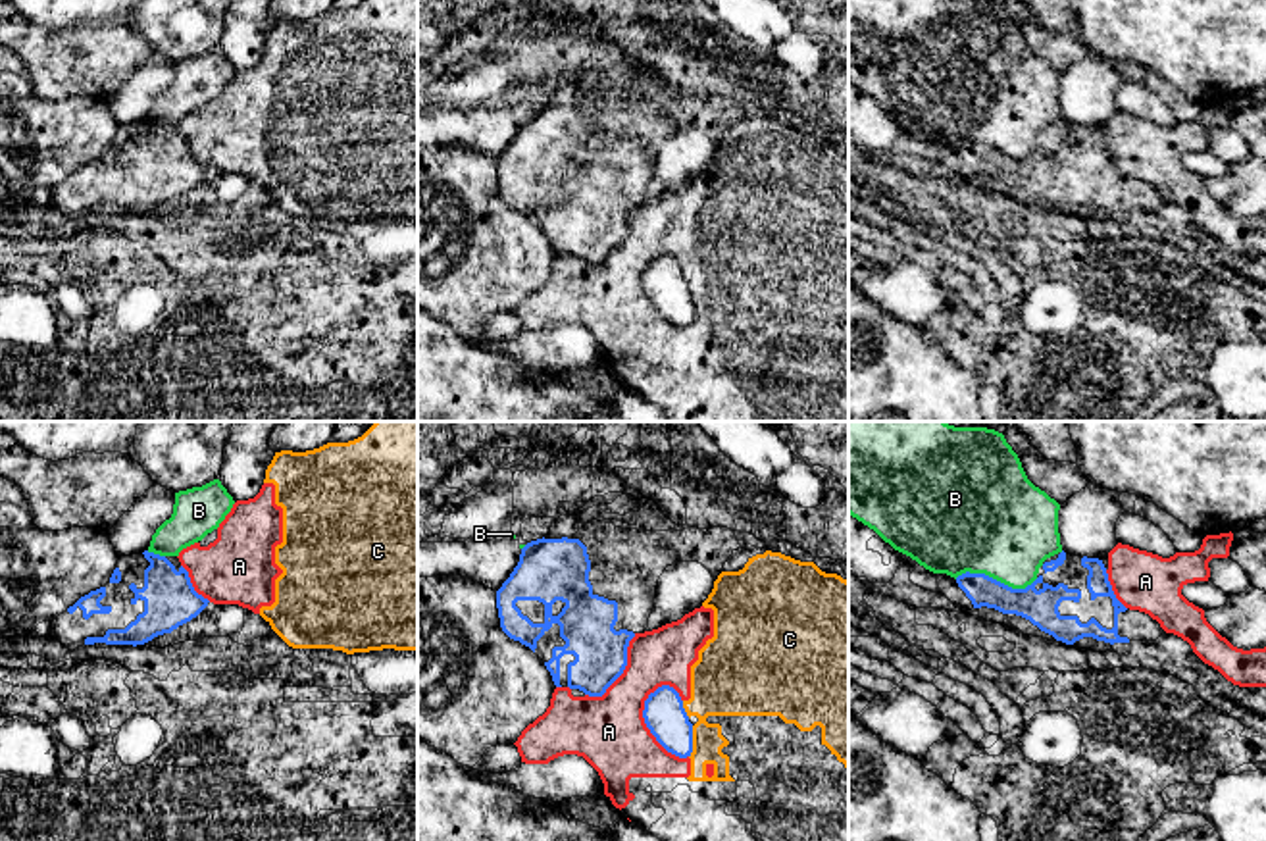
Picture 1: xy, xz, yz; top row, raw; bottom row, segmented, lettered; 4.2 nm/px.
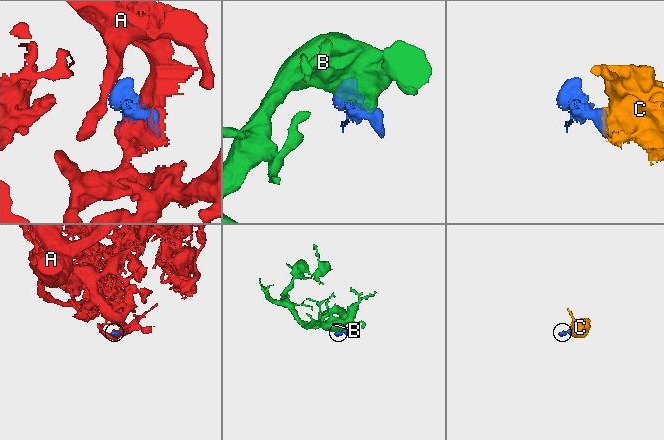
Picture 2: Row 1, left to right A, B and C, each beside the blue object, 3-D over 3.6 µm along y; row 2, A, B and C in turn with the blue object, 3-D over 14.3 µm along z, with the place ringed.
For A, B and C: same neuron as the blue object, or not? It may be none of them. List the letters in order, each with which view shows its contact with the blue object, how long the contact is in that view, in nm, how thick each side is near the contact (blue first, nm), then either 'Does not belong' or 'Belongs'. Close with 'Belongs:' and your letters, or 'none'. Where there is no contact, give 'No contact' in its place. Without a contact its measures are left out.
A: Touches blue in xz. Shared border 340 nm. Thickness 170 nm (blue) against 300 nm. Does not belong
B: Touches blue in yz. Shared border 360 nm. Thickness 140 nm (blue) against 460 nm. Does not belong
C: Touches blue in xz. Shared border 140 nm. Thickness 170 nm (blue) against 220 nm. Does not belong
Belongs: none

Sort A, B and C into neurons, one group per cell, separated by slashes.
A C / B

